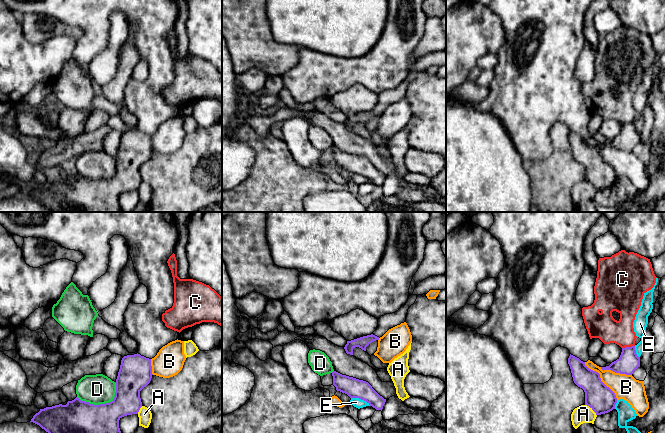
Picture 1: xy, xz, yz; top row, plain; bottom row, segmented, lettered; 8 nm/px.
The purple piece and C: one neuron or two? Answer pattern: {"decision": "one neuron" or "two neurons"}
{"decision": "two neurons"}

